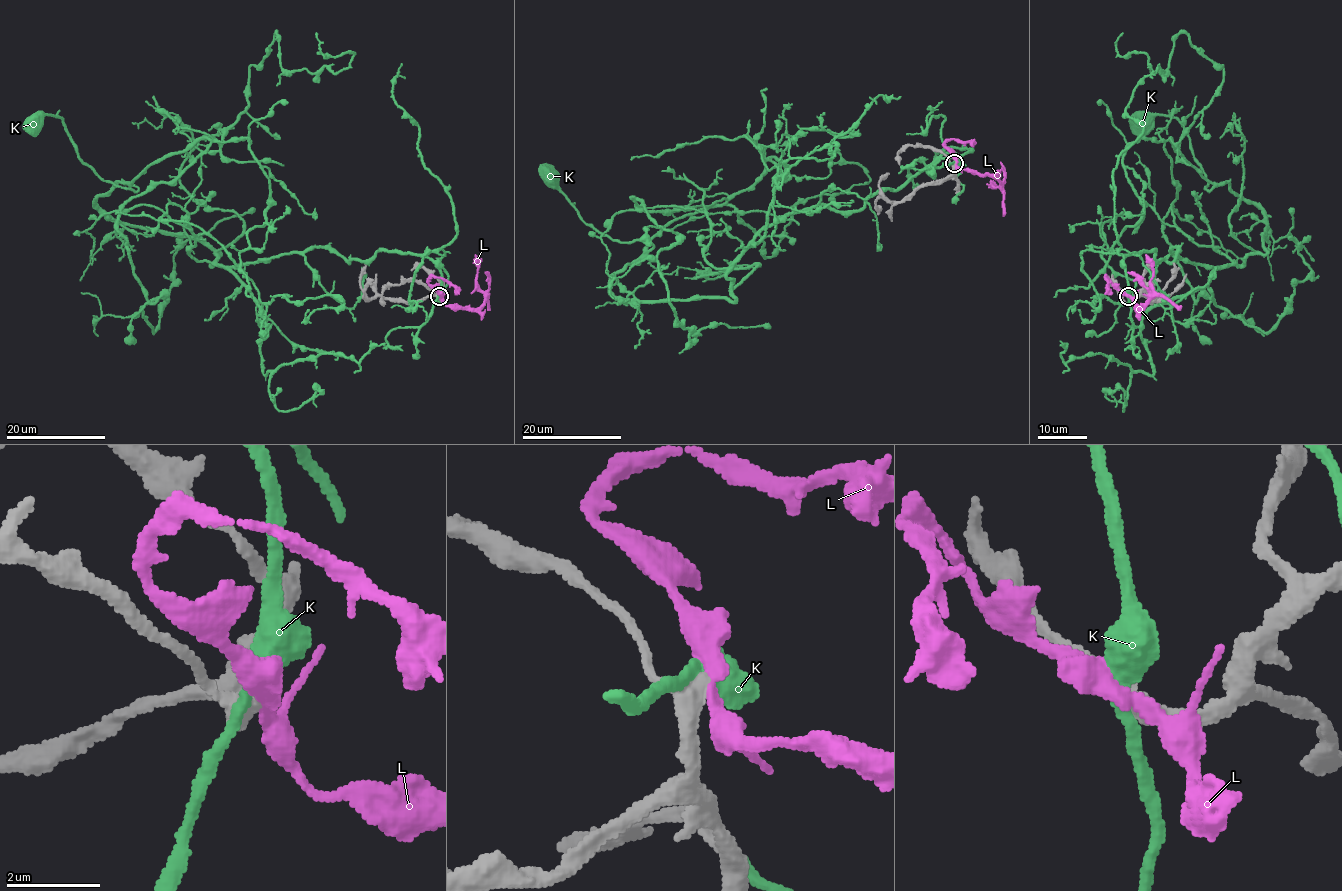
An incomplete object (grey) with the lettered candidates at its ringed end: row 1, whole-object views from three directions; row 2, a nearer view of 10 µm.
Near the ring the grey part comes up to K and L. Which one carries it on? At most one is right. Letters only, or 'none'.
none

